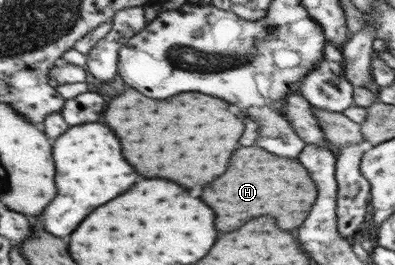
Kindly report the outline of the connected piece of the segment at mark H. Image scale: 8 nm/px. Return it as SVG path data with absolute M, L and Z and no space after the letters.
M239 147L231 155L227 171L221 177L217 177L215 181L211 181L209 185L205 185L199 197L217 213L215 215L215 229L217 231L229 233L229 231L237 229L239 225L243 225L243 221L247 221L249 217L257 217L257 215L271 215L281 229L291 229L291 227L301 225L301 221L307 217L307 211L311 209L313 199L315 199L315 185L309 181L307 171L297 161L273 157L271 153L267 153L259 147Z

